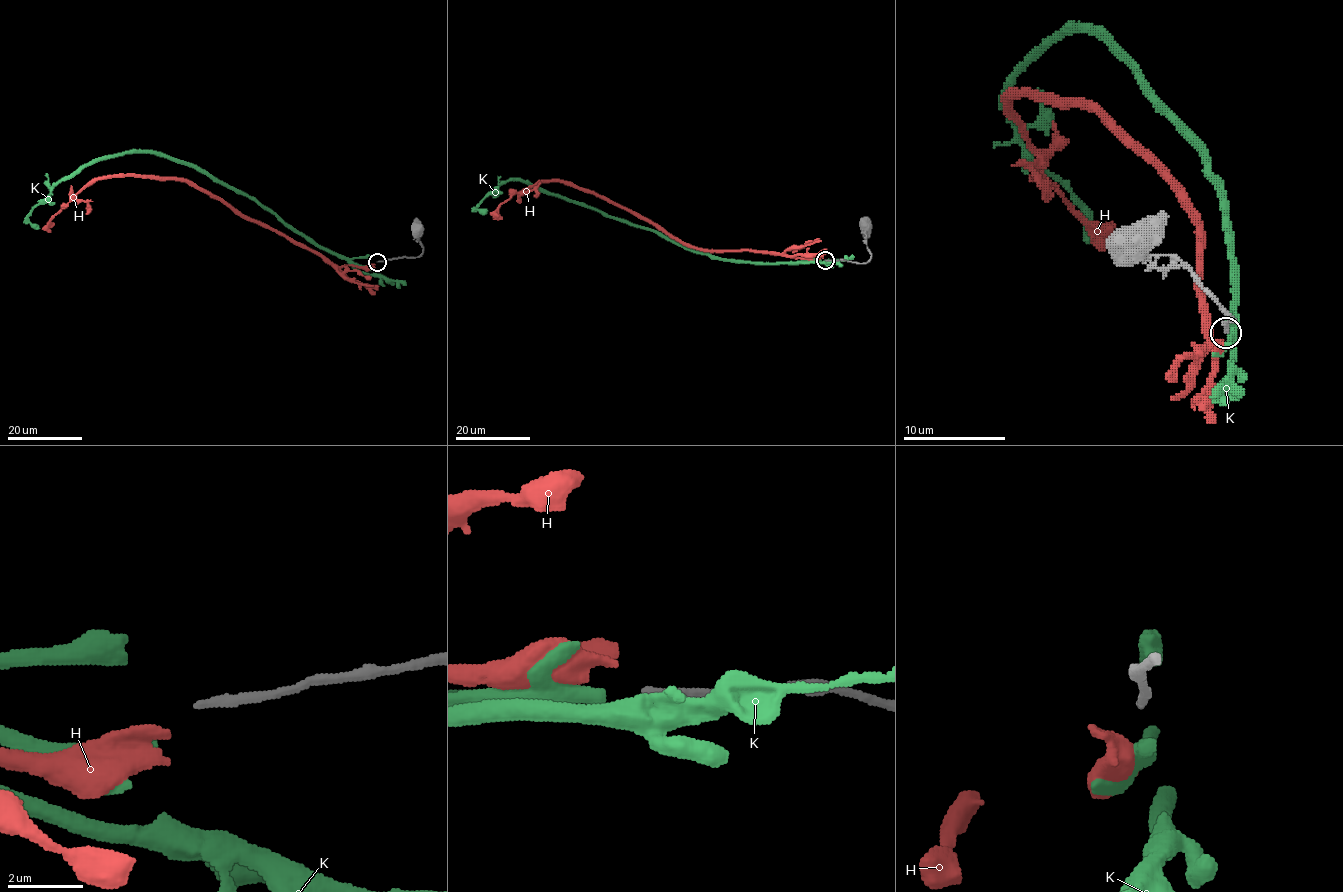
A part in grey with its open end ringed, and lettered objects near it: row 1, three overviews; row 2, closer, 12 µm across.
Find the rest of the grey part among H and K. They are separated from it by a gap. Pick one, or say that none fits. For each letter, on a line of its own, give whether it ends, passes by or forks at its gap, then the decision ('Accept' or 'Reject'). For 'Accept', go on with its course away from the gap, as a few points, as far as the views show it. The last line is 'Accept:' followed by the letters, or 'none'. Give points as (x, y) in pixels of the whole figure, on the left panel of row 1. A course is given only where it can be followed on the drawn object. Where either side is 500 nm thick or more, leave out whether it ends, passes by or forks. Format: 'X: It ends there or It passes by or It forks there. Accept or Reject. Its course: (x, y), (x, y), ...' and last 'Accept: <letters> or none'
H: It passes by. Reject
K: It ends there. Reject
Accept: none

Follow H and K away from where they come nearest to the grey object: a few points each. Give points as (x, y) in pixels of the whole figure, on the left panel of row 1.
H: (375, 264), (334, 266), (184, 180), (147, 177), (89, 180), (48, 223), (50, 232)
K: (373, 265), (351, 264), (320, 249), (255, 201), (151, 153), (119, 153), (63, 177), (28, 217), (39, 228)

